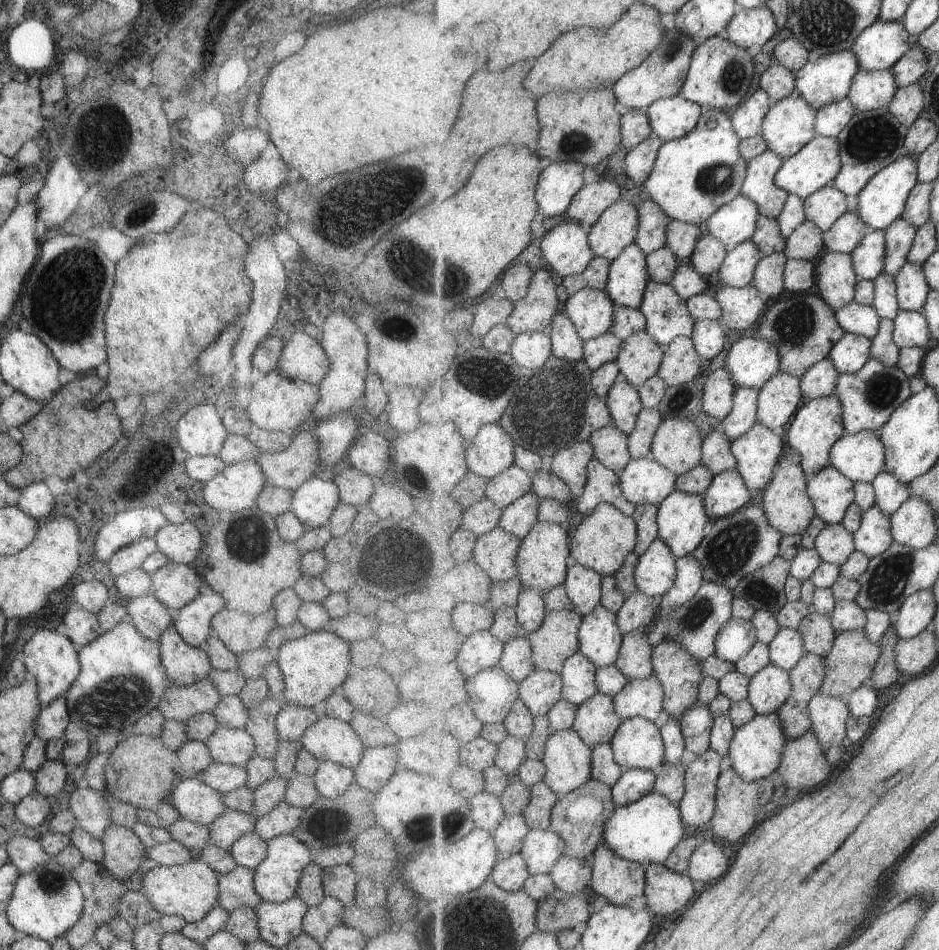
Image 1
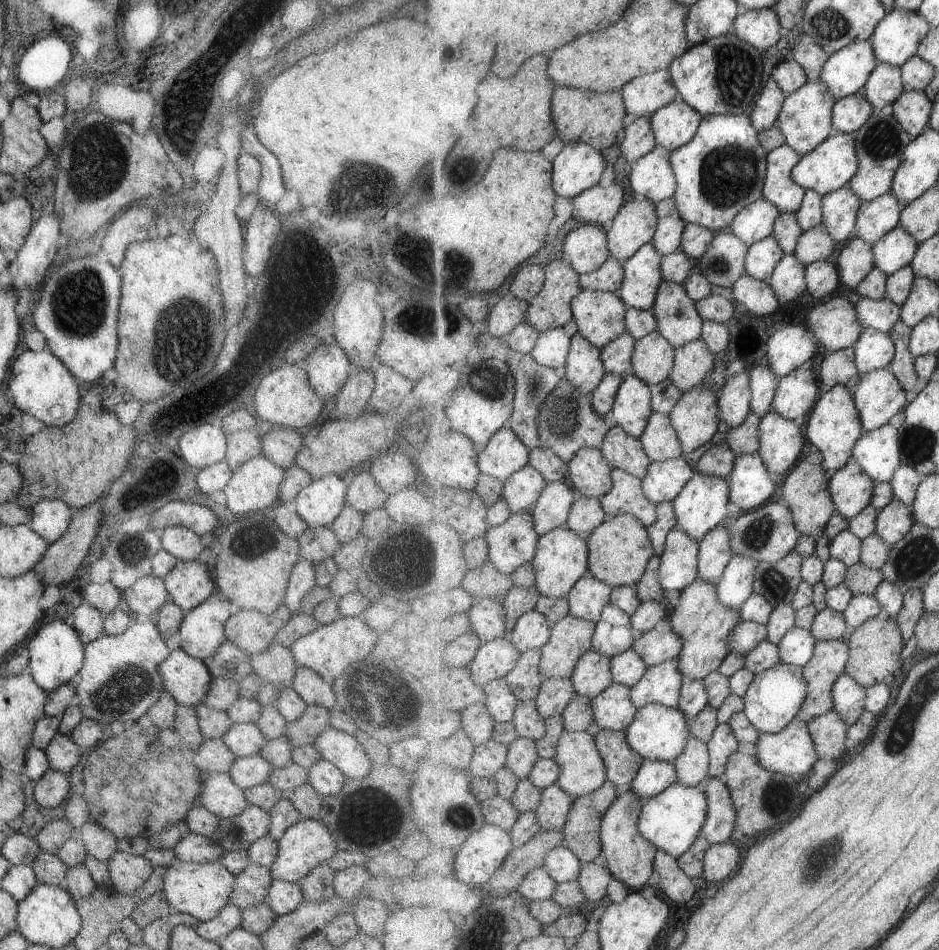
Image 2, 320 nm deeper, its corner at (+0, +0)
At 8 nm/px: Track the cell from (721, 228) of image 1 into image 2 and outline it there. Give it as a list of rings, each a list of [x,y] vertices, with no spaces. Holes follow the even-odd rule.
[[[759,199],[735,217],[729,231],[739,235],[750,247],[773,234],[775,223],[782,213],[775,203]]]

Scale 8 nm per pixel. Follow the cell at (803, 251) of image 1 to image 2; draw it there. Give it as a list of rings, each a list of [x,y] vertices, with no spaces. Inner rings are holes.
[[[821,224],[813,229],[806,230],[799,239],[794,255],[805,265],[825,261],[835,252],[836,240],[828,228]]]

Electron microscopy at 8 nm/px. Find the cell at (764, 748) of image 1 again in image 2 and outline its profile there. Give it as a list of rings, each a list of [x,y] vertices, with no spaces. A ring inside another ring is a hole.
[[[797,717],[779,734],[761,732],[754,755],[767,770],[787,776],[810,775],[820,759],[807,723]]]

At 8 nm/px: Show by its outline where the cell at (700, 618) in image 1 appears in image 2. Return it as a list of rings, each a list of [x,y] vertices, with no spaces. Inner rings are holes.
[[[735,555],[727,564],[721,582],[717,584],[719,602],[727,608],[740,610],[754,594],[756,571],[760,562]]]

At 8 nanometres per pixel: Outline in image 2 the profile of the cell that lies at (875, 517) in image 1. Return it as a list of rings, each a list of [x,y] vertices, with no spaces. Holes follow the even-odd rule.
[[[894,499],[889,506],[879,512],[876,533],[893,547],[911,532],[915,524],[912,506],[907,506],[901,500]]]

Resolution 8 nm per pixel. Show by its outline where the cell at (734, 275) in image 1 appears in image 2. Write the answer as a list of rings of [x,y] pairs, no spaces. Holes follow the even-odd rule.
[[[773,235],[750,246],[746,272],[760,281],[770,282],[776,266],[786,257],[778,238]]]

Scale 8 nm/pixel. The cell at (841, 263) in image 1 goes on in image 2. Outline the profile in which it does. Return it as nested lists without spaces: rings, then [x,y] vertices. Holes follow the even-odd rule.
[[[854,236],[842,248],[837,266],[844,285],[855,290],[876,267],[874,244]]]

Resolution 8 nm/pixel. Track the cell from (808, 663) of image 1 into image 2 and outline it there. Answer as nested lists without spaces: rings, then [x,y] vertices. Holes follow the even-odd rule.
[[[849,637],[816,643],[814,658],[803,668],[808,696],[802,710],[812,719],[835,709],[833,686],[846,673],[850,661]]]

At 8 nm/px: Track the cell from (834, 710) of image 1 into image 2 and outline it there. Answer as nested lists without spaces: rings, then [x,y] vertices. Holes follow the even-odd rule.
[[[845,673],[835,682],[832,695],[835,710],[841,714],[841,718],[849,726],[859,722],[863,712],[866,712],[867,689]]]

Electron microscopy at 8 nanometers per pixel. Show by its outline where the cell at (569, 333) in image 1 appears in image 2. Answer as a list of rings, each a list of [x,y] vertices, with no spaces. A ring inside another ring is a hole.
[[[577,330],[573,331],[570,358],[565,372],[571,385],[583,394],[592,394],[603,382],[605,374],[608,374],[602,360],[602,350]]]

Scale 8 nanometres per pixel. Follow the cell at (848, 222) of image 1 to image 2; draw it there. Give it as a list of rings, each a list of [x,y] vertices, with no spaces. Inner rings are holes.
[[[891,192],[875,200],[863,201],[858,214],[858,230],[855,236],[875,244],[894,228],[900,226],[903,206]]]

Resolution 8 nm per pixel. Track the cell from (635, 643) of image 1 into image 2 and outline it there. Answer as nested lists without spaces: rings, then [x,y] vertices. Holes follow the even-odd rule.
[[[651,630],[636,640],[633,646],[648,667],[678,659],[683,650],[683,638],[673,630]]]

